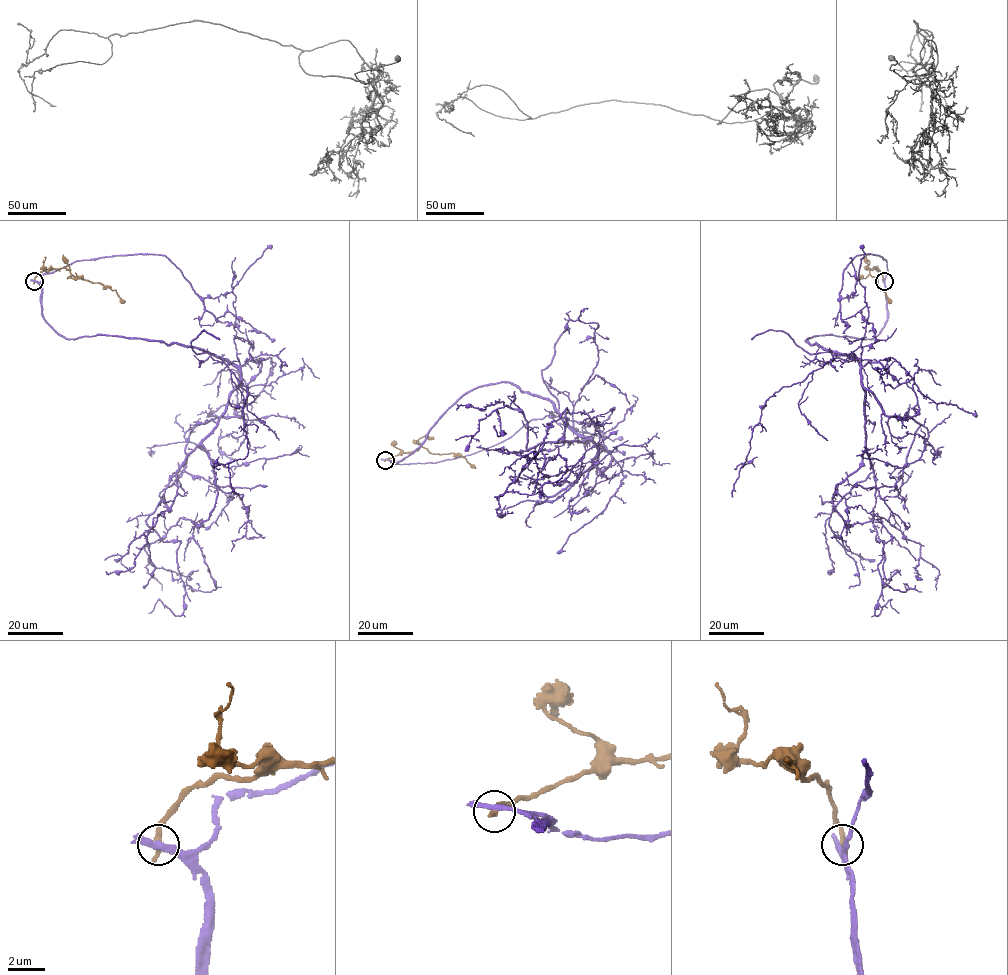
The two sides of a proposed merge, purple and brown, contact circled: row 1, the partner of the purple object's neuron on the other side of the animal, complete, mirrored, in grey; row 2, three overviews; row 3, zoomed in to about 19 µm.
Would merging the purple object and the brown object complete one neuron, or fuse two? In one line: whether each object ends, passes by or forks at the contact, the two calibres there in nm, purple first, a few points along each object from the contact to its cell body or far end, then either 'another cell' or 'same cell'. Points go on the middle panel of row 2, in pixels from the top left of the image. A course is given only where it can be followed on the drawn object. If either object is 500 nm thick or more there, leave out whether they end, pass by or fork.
purple passes by; brown ends there; 280 nm thick on the purple side, 360 nm on the other; purple runs (385, 460), (413, 452), (461, 397), (512, 382), (591, 437), (552, 442), (566, 408), (495, 497), (539, 499); brown runs (385, 460), (416, 451), (420, 446), (430, 453), (460, 454), (476, 467); another cell

